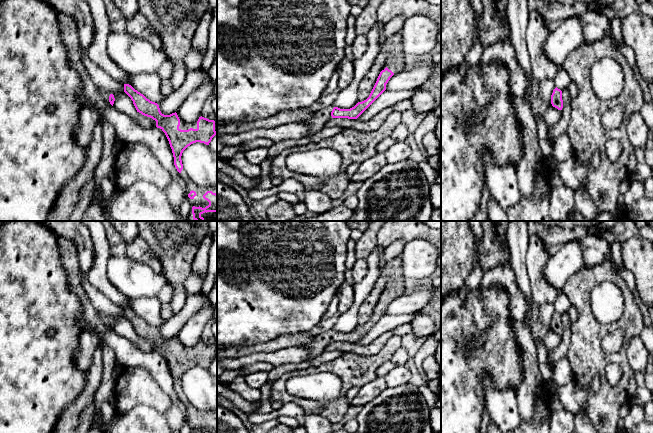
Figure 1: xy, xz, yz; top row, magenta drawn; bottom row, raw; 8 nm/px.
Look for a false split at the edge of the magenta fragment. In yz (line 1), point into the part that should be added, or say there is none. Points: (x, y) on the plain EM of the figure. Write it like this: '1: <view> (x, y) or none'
1: none

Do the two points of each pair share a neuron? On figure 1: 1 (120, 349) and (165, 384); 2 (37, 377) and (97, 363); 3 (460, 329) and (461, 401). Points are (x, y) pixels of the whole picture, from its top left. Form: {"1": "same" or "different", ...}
{"1": "same", "2": "different", "3": "same"}

